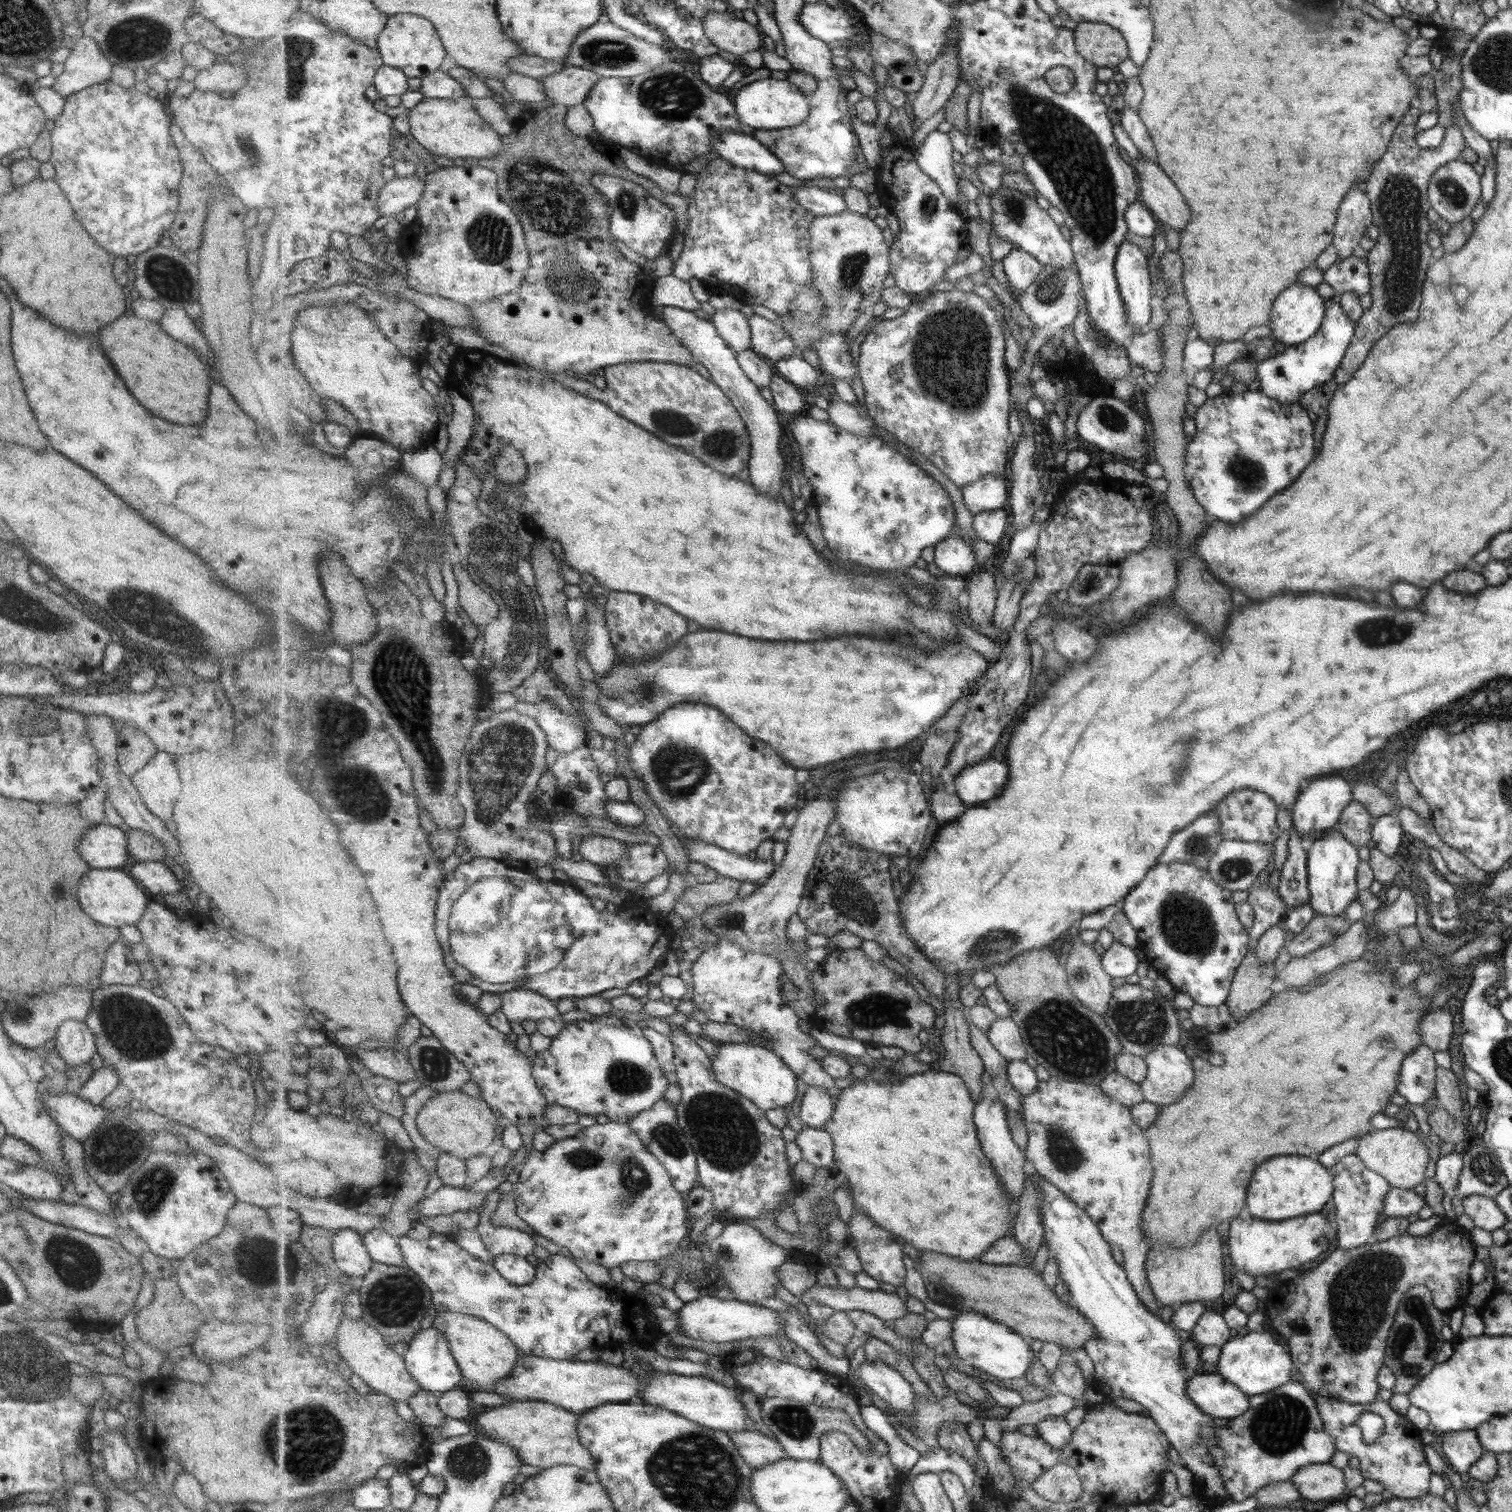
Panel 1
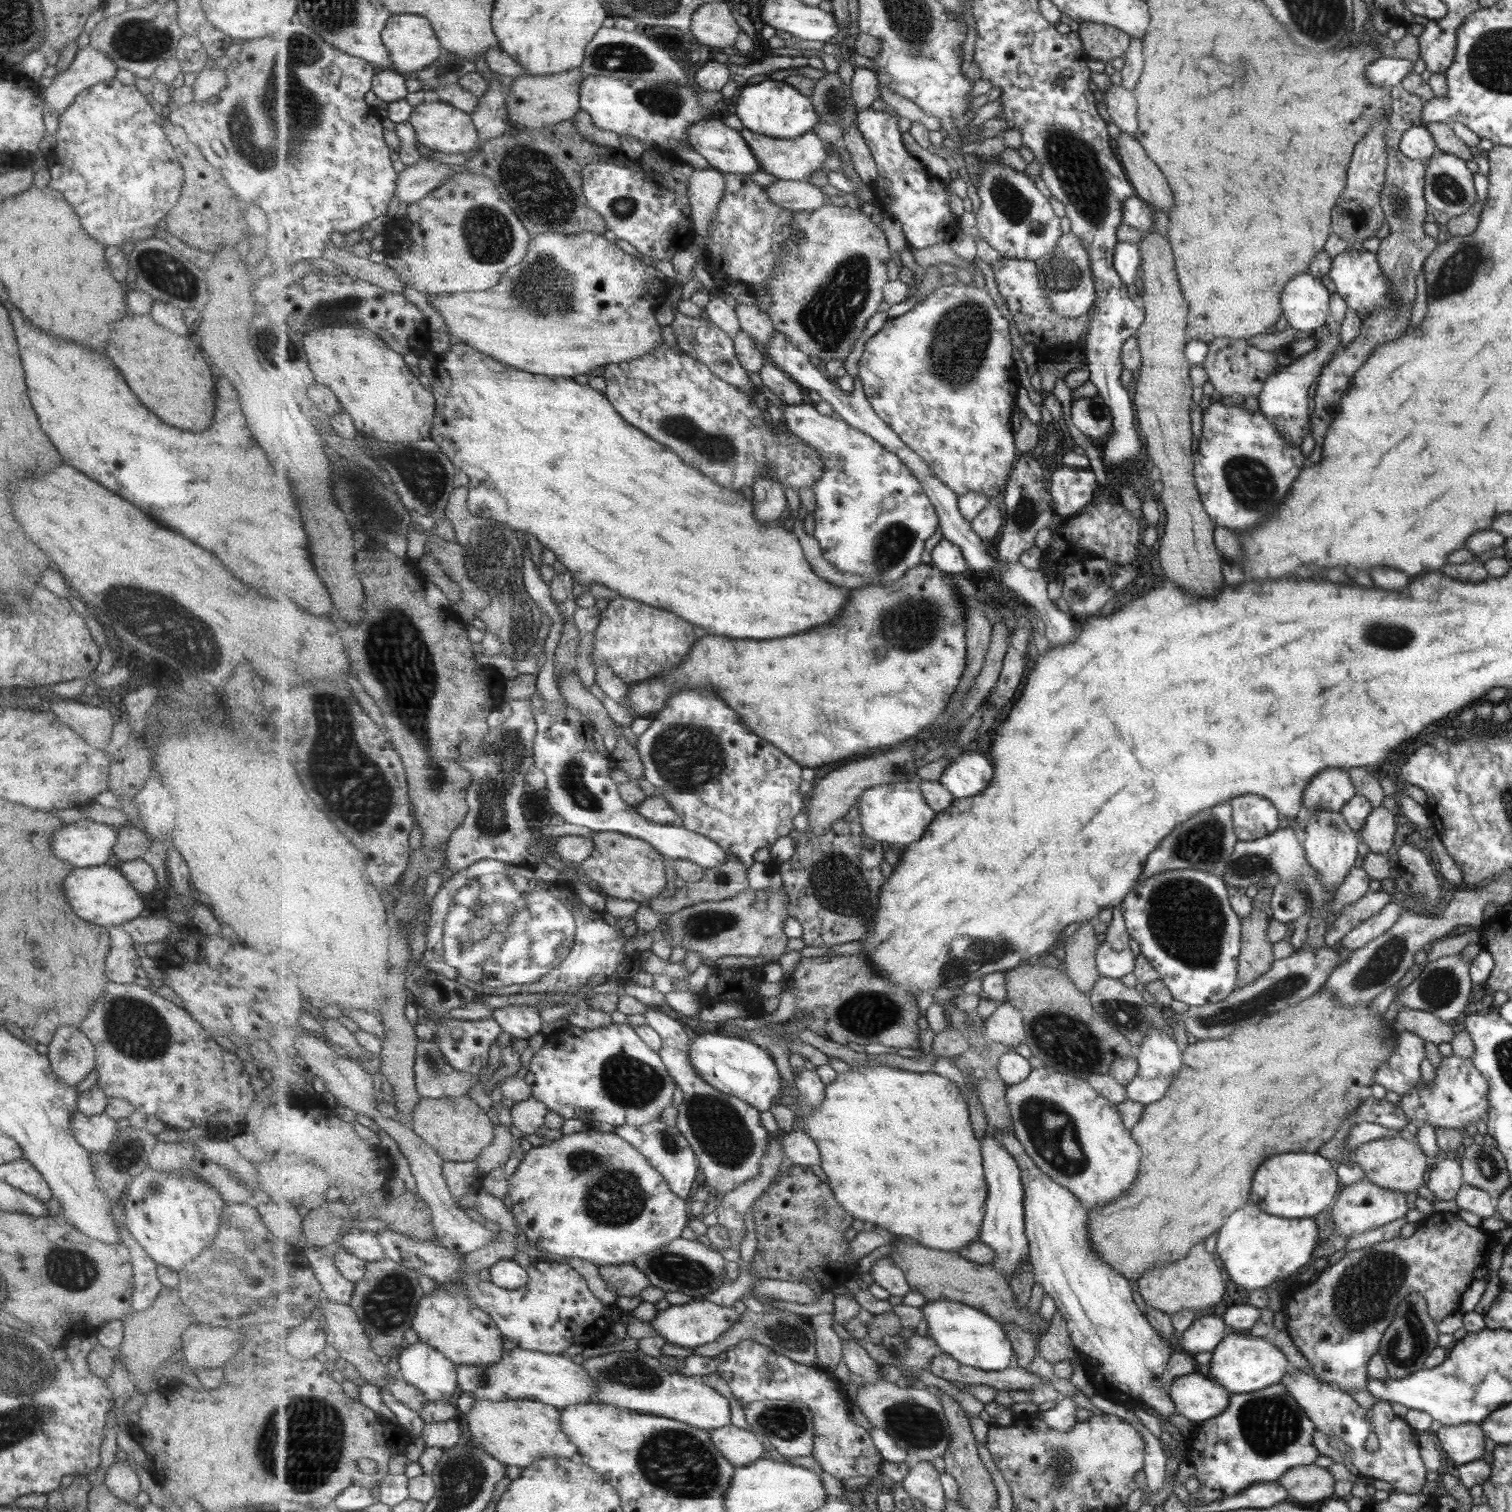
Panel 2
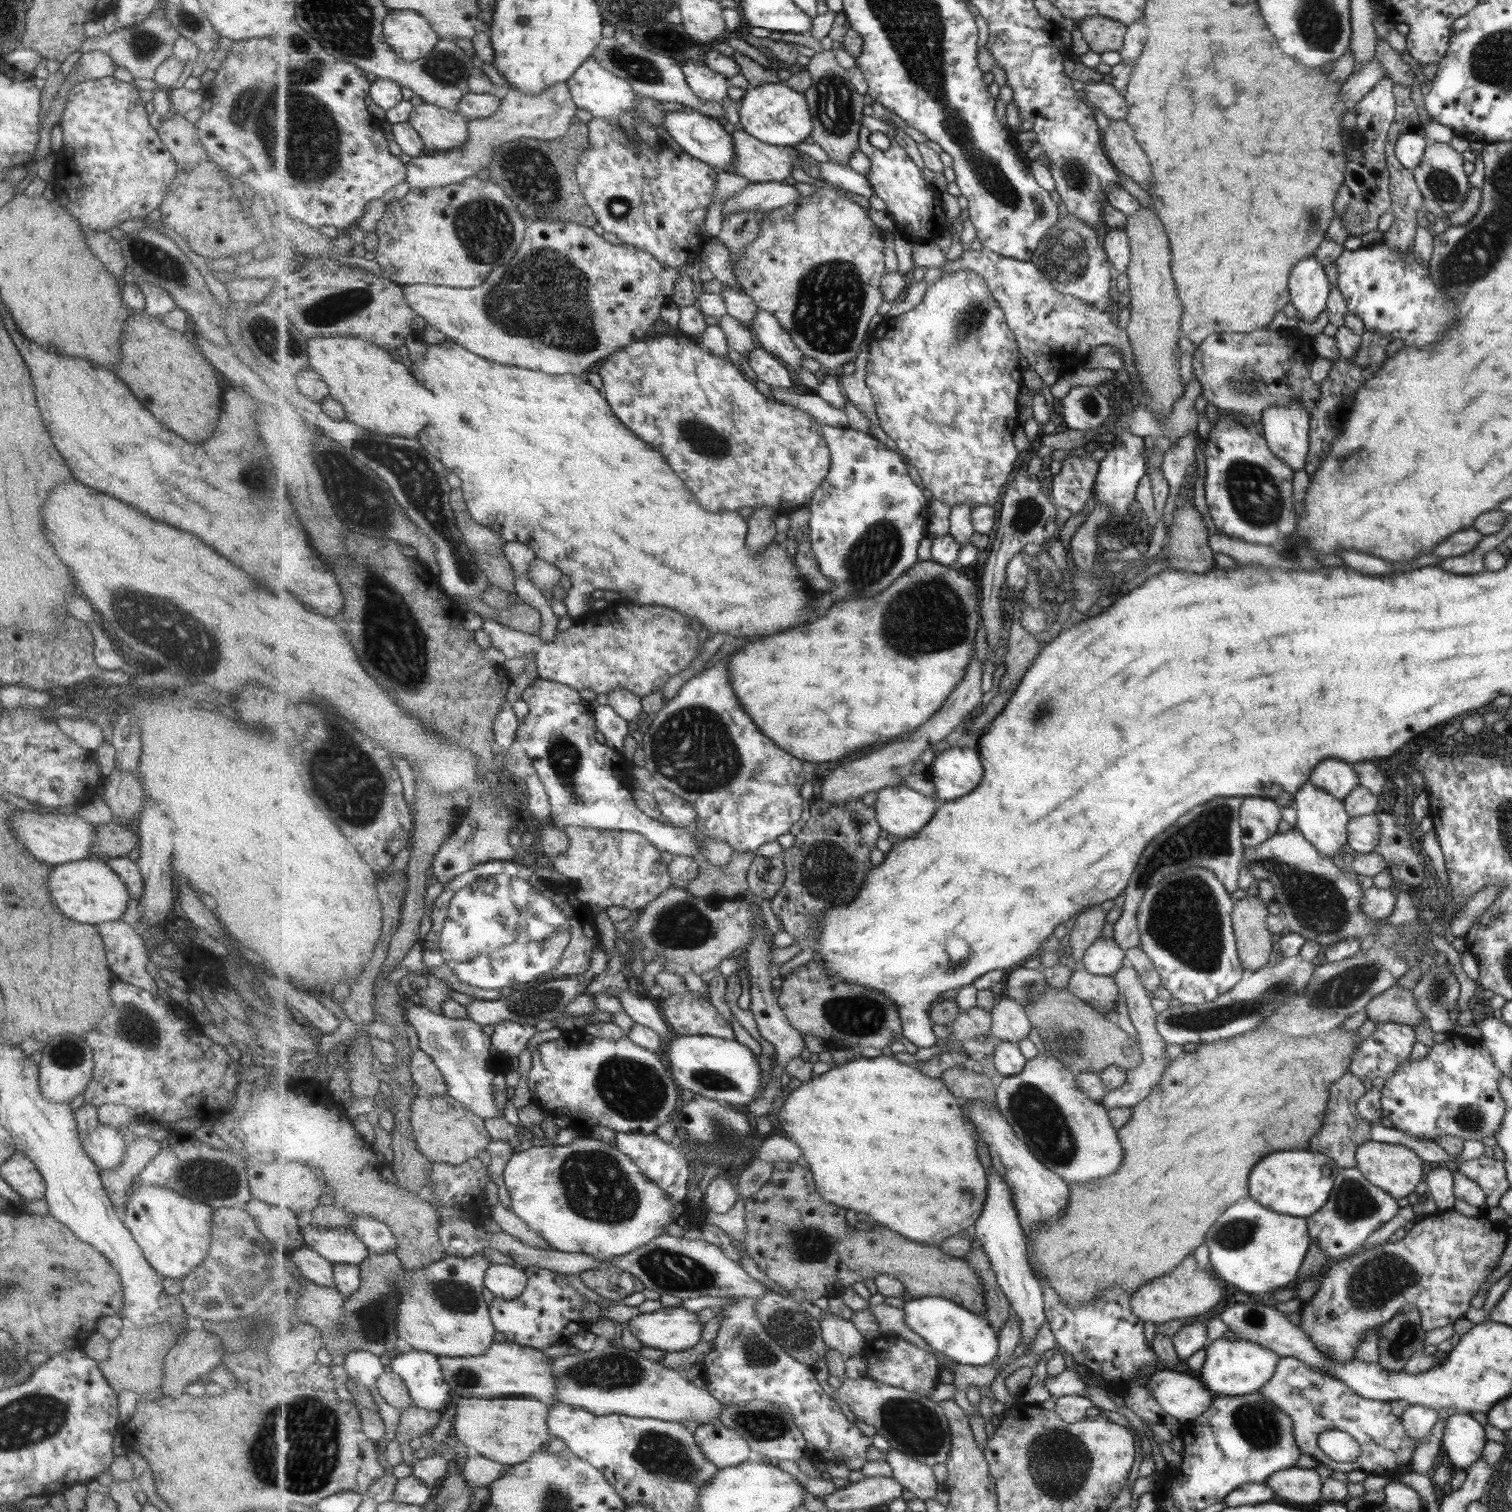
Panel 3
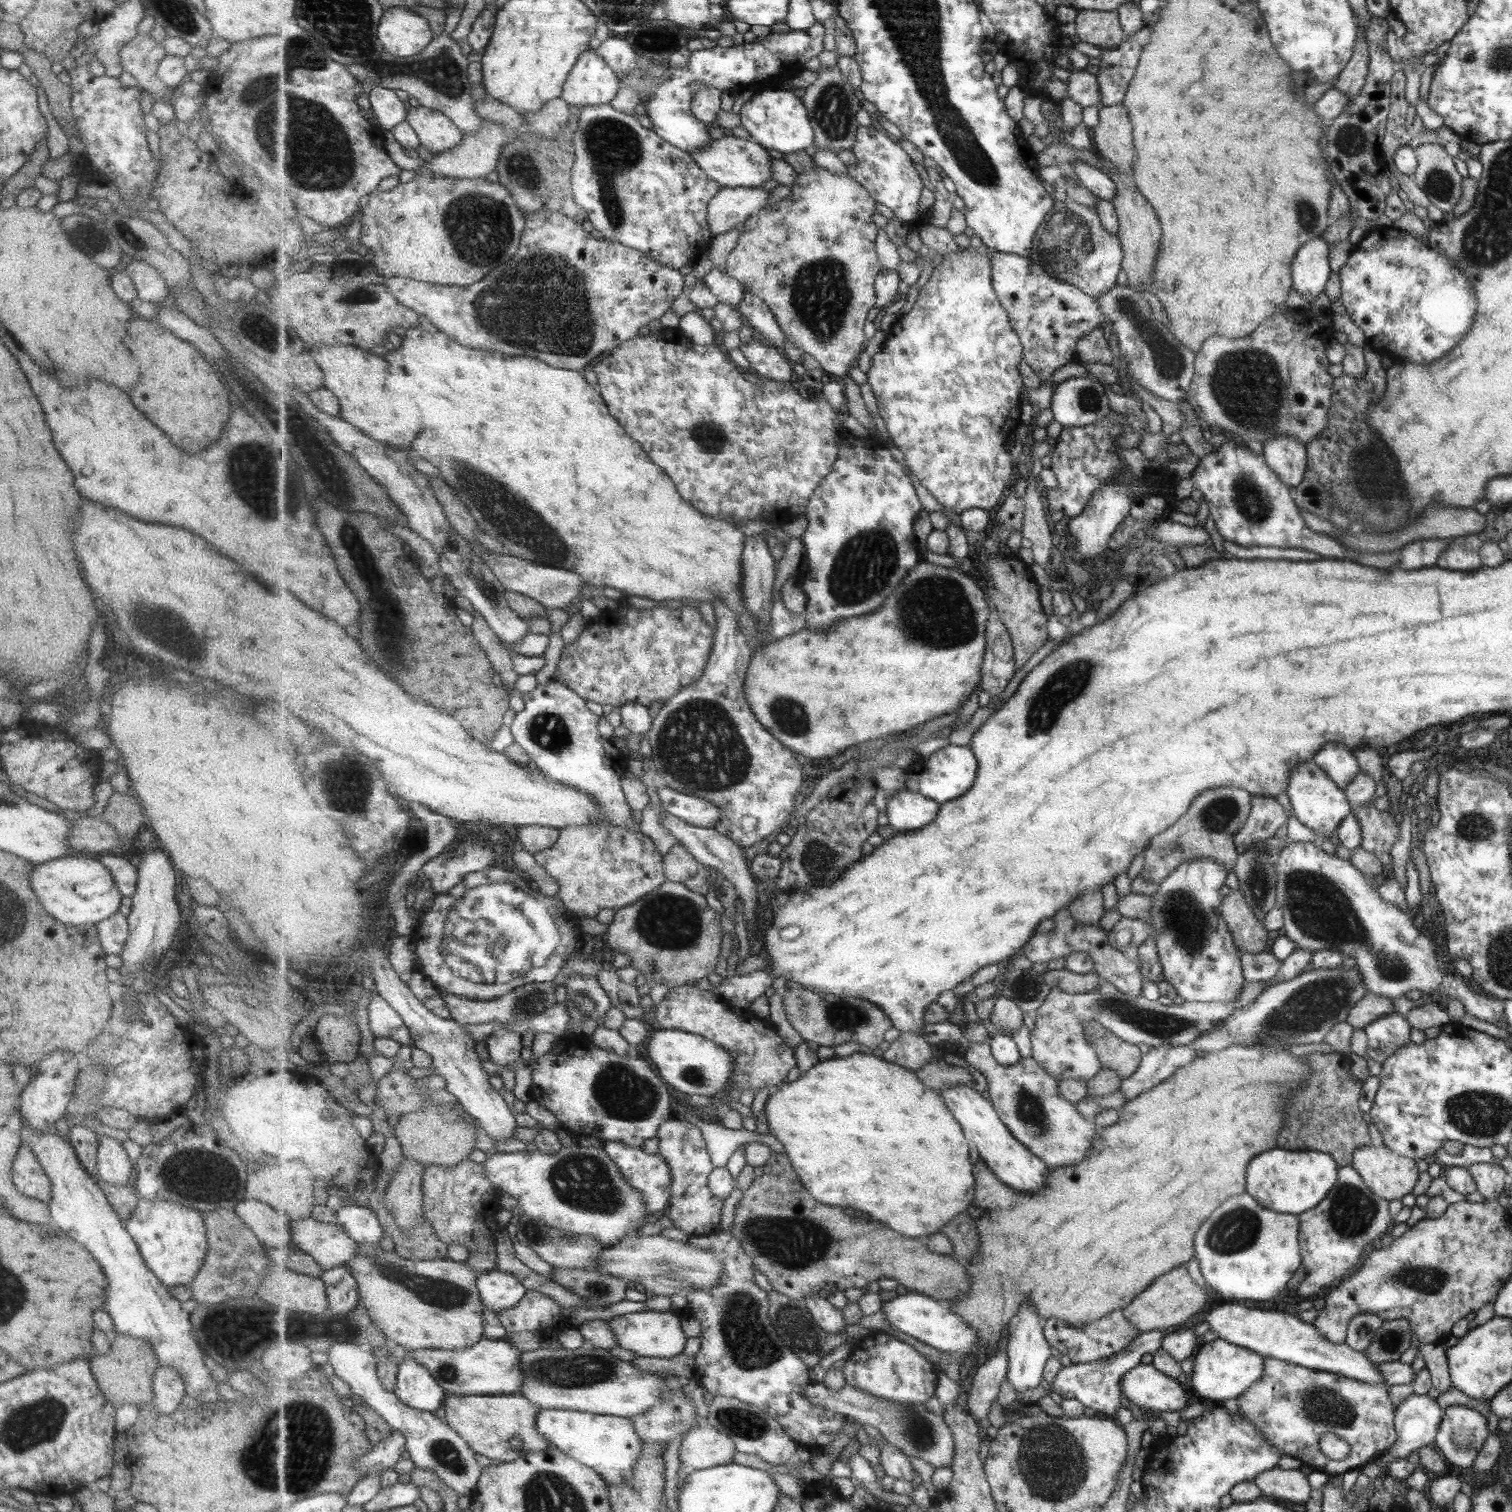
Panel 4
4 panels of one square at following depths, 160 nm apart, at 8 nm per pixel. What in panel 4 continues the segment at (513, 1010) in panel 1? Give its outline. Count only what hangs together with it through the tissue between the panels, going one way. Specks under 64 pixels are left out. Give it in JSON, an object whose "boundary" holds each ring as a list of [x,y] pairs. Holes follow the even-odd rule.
{"boundary":[[[502,1026],[486,1040],[486,1043],[492,1062],[506,1068],[519,1066],[521,1050],[523,1050],[521,1034]]]}

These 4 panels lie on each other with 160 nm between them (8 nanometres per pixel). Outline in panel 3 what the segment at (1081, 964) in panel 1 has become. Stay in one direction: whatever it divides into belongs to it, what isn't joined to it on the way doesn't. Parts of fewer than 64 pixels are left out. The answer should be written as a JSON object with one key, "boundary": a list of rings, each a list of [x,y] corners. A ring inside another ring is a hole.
{"boundary":[[[1098,904],[1089,905],[1077,914],[1076,921],[1070,932],[1070,950],[1072,957],[1077,961],[1077,969],[1081,969],[1083,952],[1097,939],[1101,938],[1101,928],[1106,922],[1105,914]]]}

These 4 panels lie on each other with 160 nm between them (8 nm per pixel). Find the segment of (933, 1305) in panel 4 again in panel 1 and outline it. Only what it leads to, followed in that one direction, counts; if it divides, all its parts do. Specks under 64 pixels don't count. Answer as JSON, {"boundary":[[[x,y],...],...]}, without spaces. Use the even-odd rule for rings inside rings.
{"boundary":[[[971,1311],[958,1312],[952,1318],[952,1337],[958,1358],[1000,1380],[1023,1378],[1032,1364],[1030,1341],[1009,1325],[1004,1325],[985,1316],[985,1313]]]}

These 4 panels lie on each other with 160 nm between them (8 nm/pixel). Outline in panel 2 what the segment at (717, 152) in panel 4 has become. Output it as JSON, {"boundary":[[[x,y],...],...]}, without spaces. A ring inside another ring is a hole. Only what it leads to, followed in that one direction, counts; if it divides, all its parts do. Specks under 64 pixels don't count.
{"boundary":[[[743,128],[740,133],[753,149],[753,154],[758,158],[760,170],[781,180],[806,180],[811,172],[815,172],[819,168],[823,170],[823,162],[836,152],[833,145],[825,143],[812,130],[797,138],[773,138],[759,132],[753,132],[748,128]],[[827,146],[831,146],[832,151],[827,152]]]}

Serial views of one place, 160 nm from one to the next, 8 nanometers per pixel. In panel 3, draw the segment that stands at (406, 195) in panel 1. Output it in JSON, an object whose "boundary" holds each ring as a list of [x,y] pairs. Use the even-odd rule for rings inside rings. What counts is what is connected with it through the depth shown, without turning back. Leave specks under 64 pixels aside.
{"boundary":[[[567,82],[556,84],[539,96],[523,94],[518,88],[510,87],[508,93],[502,98],[499,112],[488,119],[469,120],[470,135],[464,145],[444,152],[423,154],[417,158],[411,158],[407,163],[408,177],[406,180],[410,188],[421,188],[421,190],[432,186],[441,188],[445,185],[463,182],[477,176],[479,172],[483,172],[483,168],[490,168],[496,150],[508,142],[515,142],[522,138],[561,139],[568,134],[579,109],[573,100]]]}

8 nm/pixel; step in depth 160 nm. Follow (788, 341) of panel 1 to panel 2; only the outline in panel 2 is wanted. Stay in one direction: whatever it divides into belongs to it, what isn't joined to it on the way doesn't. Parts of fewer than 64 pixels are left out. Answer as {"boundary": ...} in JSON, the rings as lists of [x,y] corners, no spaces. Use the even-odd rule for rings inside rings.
{"boundary":[[[741,303],[736,305],[736,313],[741,322],[741,330],[747,332],[756,341],[765,344],[767,348],[777,332],[769,313],[757,305]]]}

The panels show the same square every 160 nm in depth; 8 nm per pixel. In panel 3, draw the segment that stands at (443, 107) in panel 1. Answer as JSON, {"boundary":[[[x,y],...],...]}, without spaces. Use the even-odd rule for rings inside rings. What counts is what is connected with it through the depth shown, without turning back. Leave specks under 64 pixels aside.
{"boundary":[[[424,102],[414,107],[409,121],[433,153],[460,147],[470,135],[469,121],[465,117],[436,104]]]}

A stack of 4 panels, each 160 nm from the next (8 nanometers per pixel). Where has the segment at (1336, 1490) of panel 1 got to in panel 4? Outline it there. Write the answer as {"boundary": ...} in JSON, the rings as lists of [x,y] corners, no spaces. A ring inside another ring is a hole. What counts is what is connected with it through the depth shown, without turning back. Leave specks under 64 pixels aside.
{"boundary":[[[1278,1466],[1260,1472],[1253,1480],[1263,1498],[1288,1500],[1303,1504],[1311,1494],[1306,1475],[1299,1469],[1279,1469]]]}

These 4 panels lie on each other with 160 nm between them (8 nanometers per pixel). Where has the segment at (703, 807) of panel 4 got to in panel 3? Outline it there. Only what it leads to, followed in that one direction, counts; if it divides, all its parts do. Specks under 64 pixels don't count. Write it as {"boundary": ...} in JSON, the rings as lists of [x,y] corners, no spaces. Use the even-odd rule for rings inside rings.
{"boundary":[[[661,786],[654,791],[659,811],[665,823],[686,827],[697,821],[697,810],[688,800]]]}

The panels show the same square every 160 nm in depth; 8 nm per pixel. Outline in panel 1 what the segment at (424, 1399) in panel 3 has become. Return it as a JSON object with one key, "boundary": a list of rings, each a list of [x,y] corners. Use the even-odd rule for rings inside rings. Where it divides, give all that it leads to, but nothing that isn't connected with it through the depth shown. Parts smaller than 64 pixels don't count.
{"boundary":[[[429,1325],[428,1329],[418,1331],[407,1347],[401,1350],[401,1355],[407,1370],[423,1390],[444,1393],[461,1387],[464,1376],[460,1365],[453,1356],[449,1341],[435,1327]]]}

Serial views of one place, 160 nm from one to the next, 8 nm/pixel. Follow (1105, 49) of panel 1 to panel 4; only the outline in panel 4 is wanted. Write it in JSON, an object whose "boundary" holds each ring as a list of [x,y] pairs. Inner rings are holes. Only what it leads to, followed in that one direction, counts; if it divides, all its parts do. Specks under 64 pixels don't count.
{"boundary":[[[1080,10],[1074,20],[1081,42],[1099,49],[1114,49],[1123,40],[1118,12]]]}

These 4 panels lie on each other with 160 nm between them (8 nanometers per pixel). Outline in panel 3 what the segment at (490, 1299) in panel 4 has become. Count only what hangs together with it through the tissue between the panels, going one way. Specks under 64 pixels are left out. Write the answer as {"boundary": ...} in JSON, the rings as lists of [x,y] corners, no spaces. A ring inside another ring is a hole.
{"boundary":[[[491,1265],[486,1272],[485,1288],[489,1297],[515,1300],[528,1287],[528,1273],[520,1266]]]}

